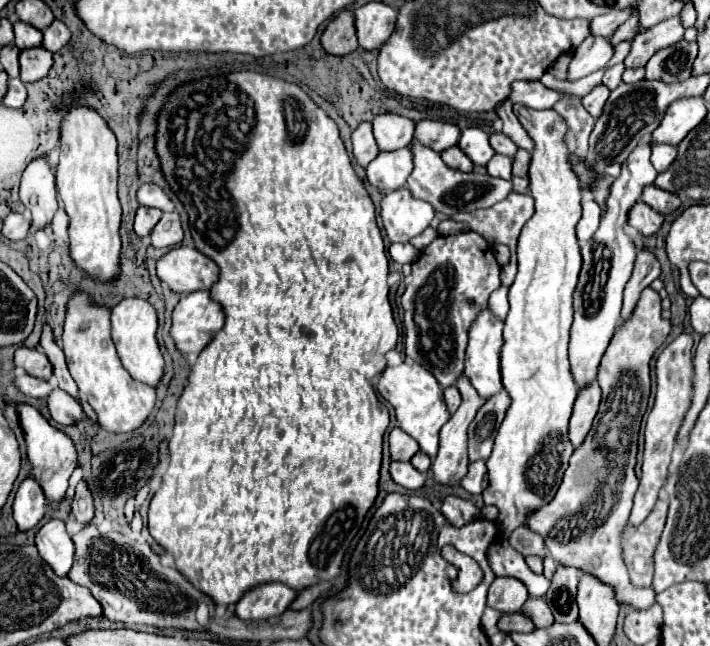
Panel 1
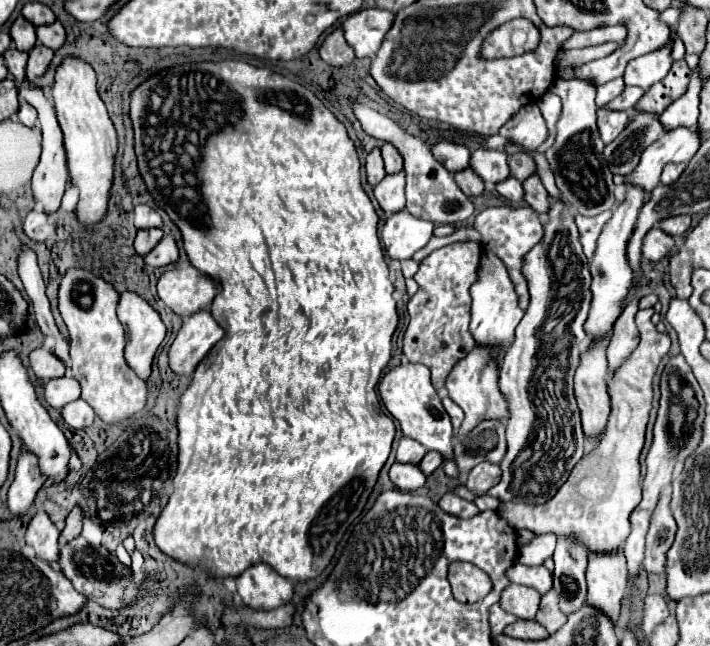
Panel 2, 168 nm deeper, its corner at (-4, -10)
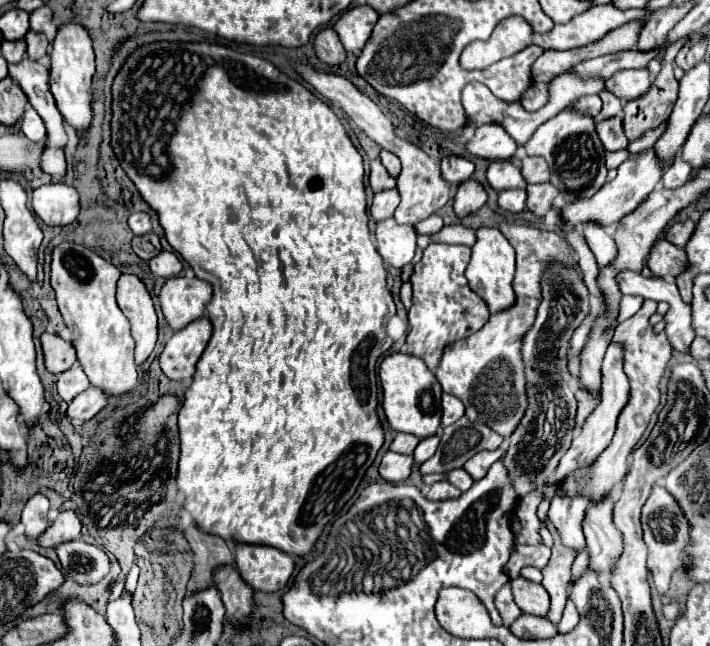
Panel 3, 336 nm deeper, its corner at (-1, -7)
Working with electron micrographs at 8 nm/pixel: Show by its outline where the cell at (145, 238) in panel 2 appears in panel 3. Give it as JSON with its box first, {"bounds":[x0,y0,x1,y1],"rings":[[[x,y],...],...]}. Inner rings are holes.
{"bounds":[133,233,163,261],"rings":[[[147,233],[147,235],[139,235],[139,237],[133,239],[133,251],[141,259],[149,261],[155,255],[159,255],[163,249],[161,249],[161,243],[159,243],[159,237],[155,233]]]}

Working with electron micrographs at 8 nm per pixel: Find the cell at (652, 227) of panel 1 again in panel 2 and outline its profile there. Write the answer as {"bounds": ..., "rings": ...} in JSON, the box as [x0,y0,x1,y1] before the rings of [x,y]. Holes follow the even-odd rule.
{"bounds":[642,226,674,262],"rings":[[[654,226],[642,242],[642,256],[656,262],[662,260],[670,250],[674,250],[674,238],[664,234],[664,230],[660,230],[658,226]]]}

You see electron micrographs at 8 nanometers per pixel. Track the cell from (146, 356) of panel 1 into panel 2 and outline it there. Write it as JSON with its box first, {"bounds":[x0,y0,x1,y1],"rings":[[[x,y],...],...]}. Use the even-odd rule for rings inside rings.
{"bounds":[118,292,166,380],"rings":[[[124,292],[120,296],[118,302],[118,320],[124,324],[126,334],[128,334],[128,342],[126,342],[126,350],[124,350],[124,360],[128,362],[128,366],[142,378],[148,380],[152,374],[152,362],[154,362],[154,354],[160,346],[160,342],[166,336],[166,326],[160,318],[160,314],[138,294],[134,292]]]}

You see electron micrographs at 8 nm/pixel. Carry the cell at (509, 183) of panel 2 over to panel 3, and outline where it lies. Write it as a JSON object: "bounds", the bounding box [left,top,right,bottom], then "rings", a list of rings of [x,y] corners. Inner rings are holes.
{"bounds":[499,189,527,213],"rings":[[[507,189],[499,193],[499,207],[511,213],[521,213],[525,209],[527,193],[521,189]]]}

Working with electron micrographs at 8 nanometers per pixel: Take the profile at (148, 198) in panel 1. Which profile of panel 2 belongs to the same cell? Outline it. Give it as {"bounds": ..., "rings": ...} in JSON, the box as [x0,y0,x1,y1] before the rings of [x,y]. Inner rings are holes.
{"bounds":[134,204,162,228],"rings":[[[138,204],[134,208],[134,224],[136,224],[136,228],[160,228],[162,216],[154,208],[150,208],[146,204]]]}

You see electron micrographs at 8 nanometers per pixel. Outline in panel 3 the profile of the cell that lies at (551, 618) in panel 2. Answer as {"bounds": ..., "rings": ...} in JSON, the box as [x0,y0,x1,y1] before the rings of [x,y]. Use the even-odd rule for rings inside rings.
{"bounds":[543,517,577,625],"rings":[[[549,517],[545,519],[545,525],[551,531],[555,545],[553,545],[551,563],[543,569],[543,587],[551,595],[551,609],[549,609],[547,619],[553,625],[557,625],[567,603],[567,583],[571,581],[571,565],[577,557],[577,551],[561,543],[561,535],[557,535],[557,529],[553,527],[553,523],[549,523]]]}

